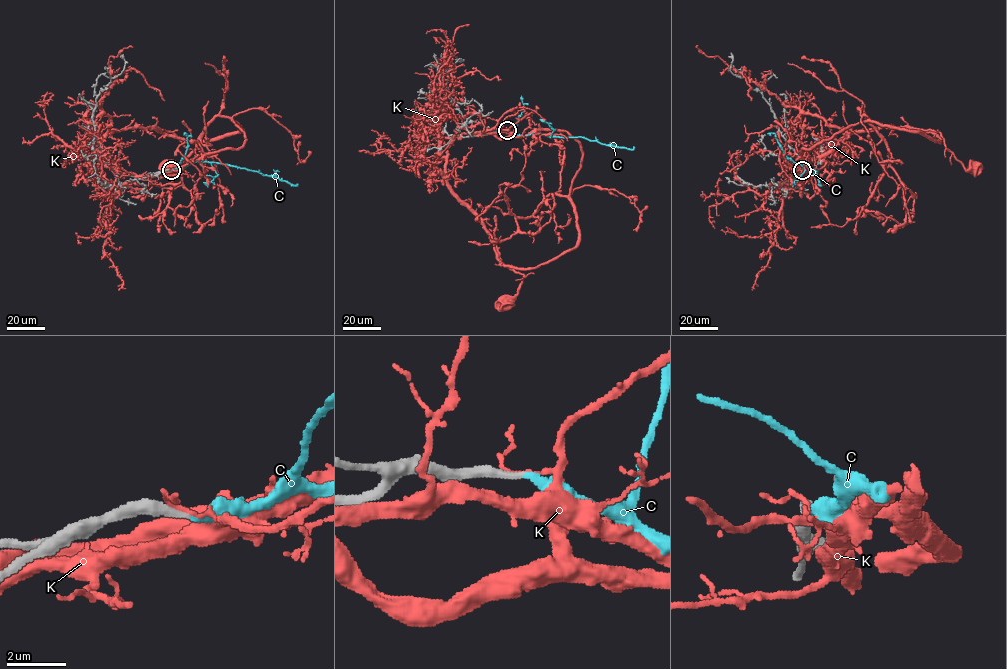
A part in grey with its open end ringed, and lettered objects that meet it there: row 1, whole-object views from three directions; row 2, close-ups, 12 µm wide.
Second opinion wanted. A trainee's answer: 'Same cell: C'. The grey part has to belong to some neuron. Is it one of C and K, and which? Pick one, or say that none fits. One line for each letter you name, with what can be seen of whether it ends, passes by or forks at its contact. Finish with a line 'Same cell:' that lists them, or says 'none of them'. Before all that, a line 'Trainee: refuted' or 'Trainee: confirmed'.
Trainee: confirmed
C: it ends there
Same cell: C

